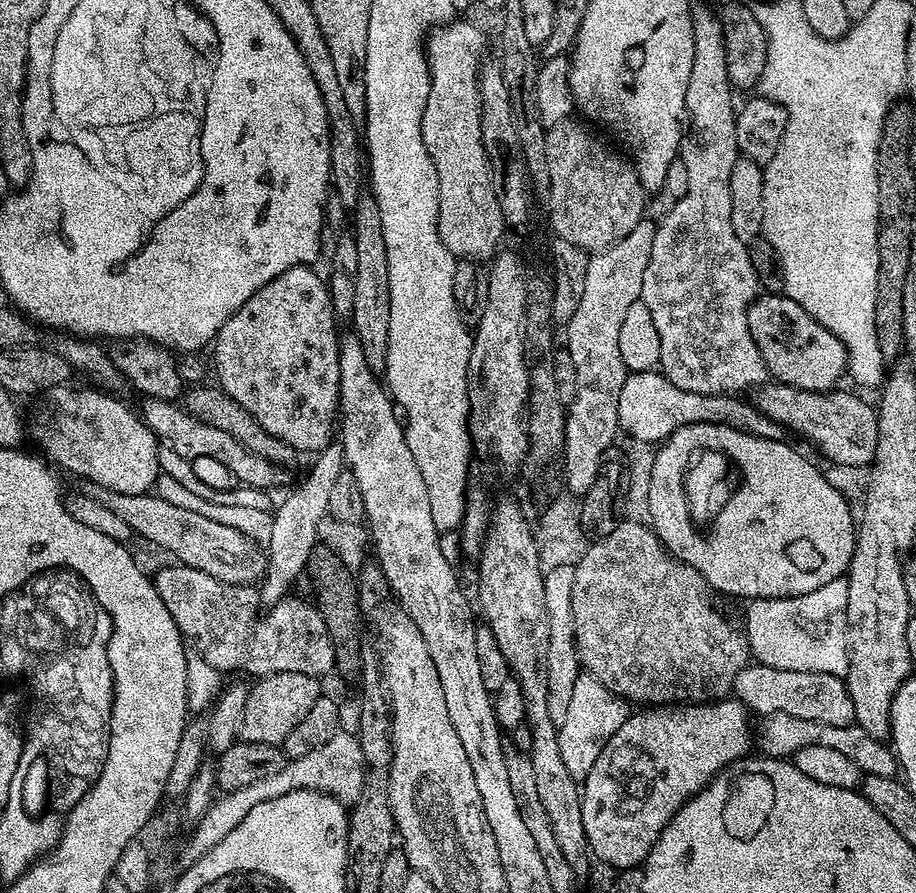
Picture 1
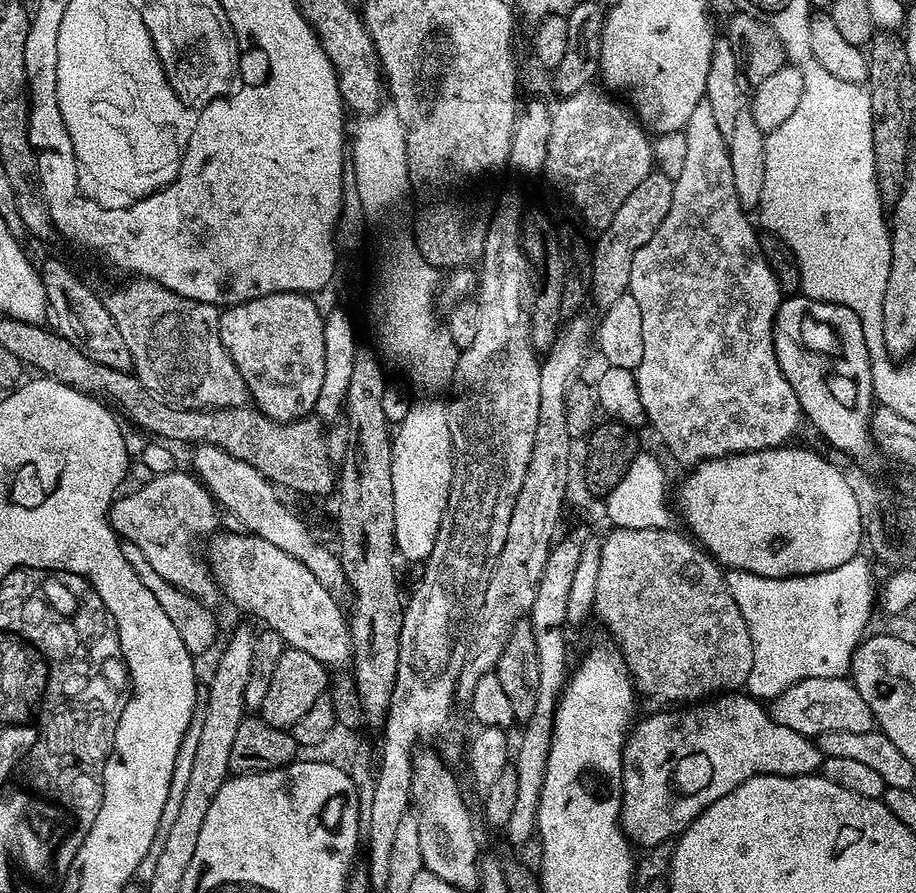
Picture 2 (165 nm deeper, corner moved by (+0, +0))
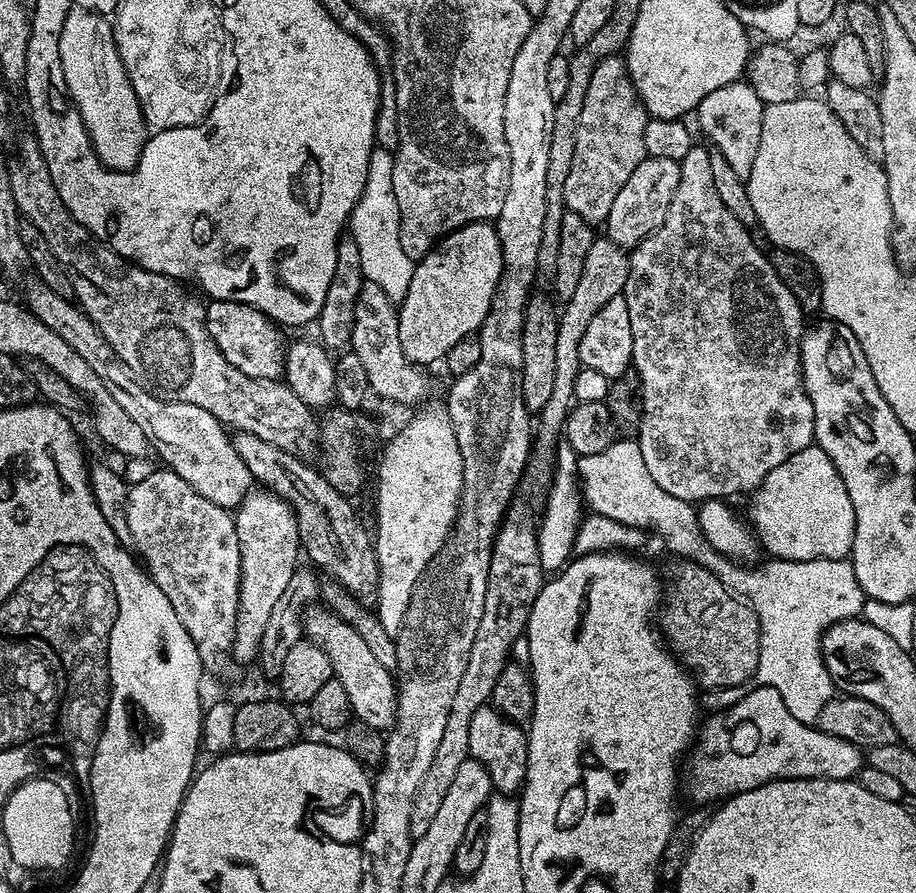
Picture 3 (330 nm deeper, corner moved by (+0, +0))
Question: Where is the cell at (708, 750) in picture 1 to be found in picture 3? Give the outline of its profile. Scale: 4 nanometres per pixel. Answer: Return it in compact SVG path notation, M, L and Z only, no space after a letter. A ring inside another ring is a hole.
M770 686L753 687L742 702L732 704L724 712L713 712L707 719L687 753L686 767L682 772L683 791L685 788L696 800L720 802L772 780L850 780L859 777L866 764L865 753L858 745L834 738L834 734L826 734L818 726L798 722L798 718L786 710L782 694Z

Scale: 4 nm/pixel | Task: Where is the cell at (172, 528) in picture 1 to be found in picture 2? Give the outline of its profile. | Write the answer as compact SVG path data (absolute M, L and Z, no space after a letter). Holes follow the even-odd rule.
M220 530L207 541L208 571L222 596L265 620L263 623L273 628L287 647L314 654L314 658L329 669L343 669L352 659L352 639L345 609L344 612L340 609L340 600L322 586L298 558L278 550L262 537L239 531Z

